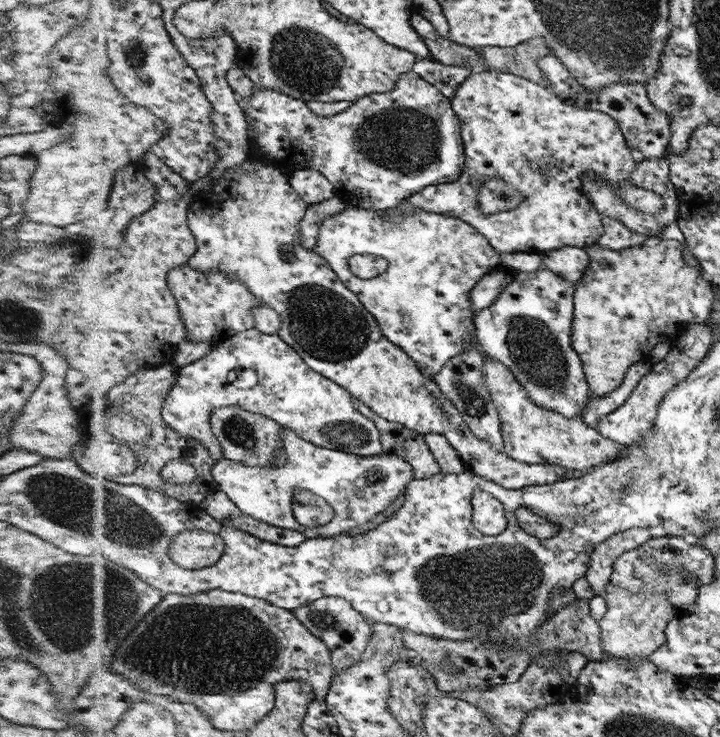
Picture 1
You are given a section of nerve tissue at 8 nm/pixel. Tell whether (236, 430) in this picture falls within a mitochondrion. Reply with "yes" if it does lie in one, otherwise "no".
yes

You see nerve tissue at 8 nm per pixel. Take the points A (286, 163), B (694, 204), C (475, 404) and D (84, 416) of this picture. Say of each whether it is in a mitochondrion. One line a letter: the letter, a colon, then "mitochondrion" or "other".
A: other
B: other
C: mitochondrion
D: other

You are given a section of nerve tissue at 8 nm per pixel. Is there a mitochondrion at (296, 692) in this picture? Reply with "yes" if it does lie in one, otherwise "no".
no

